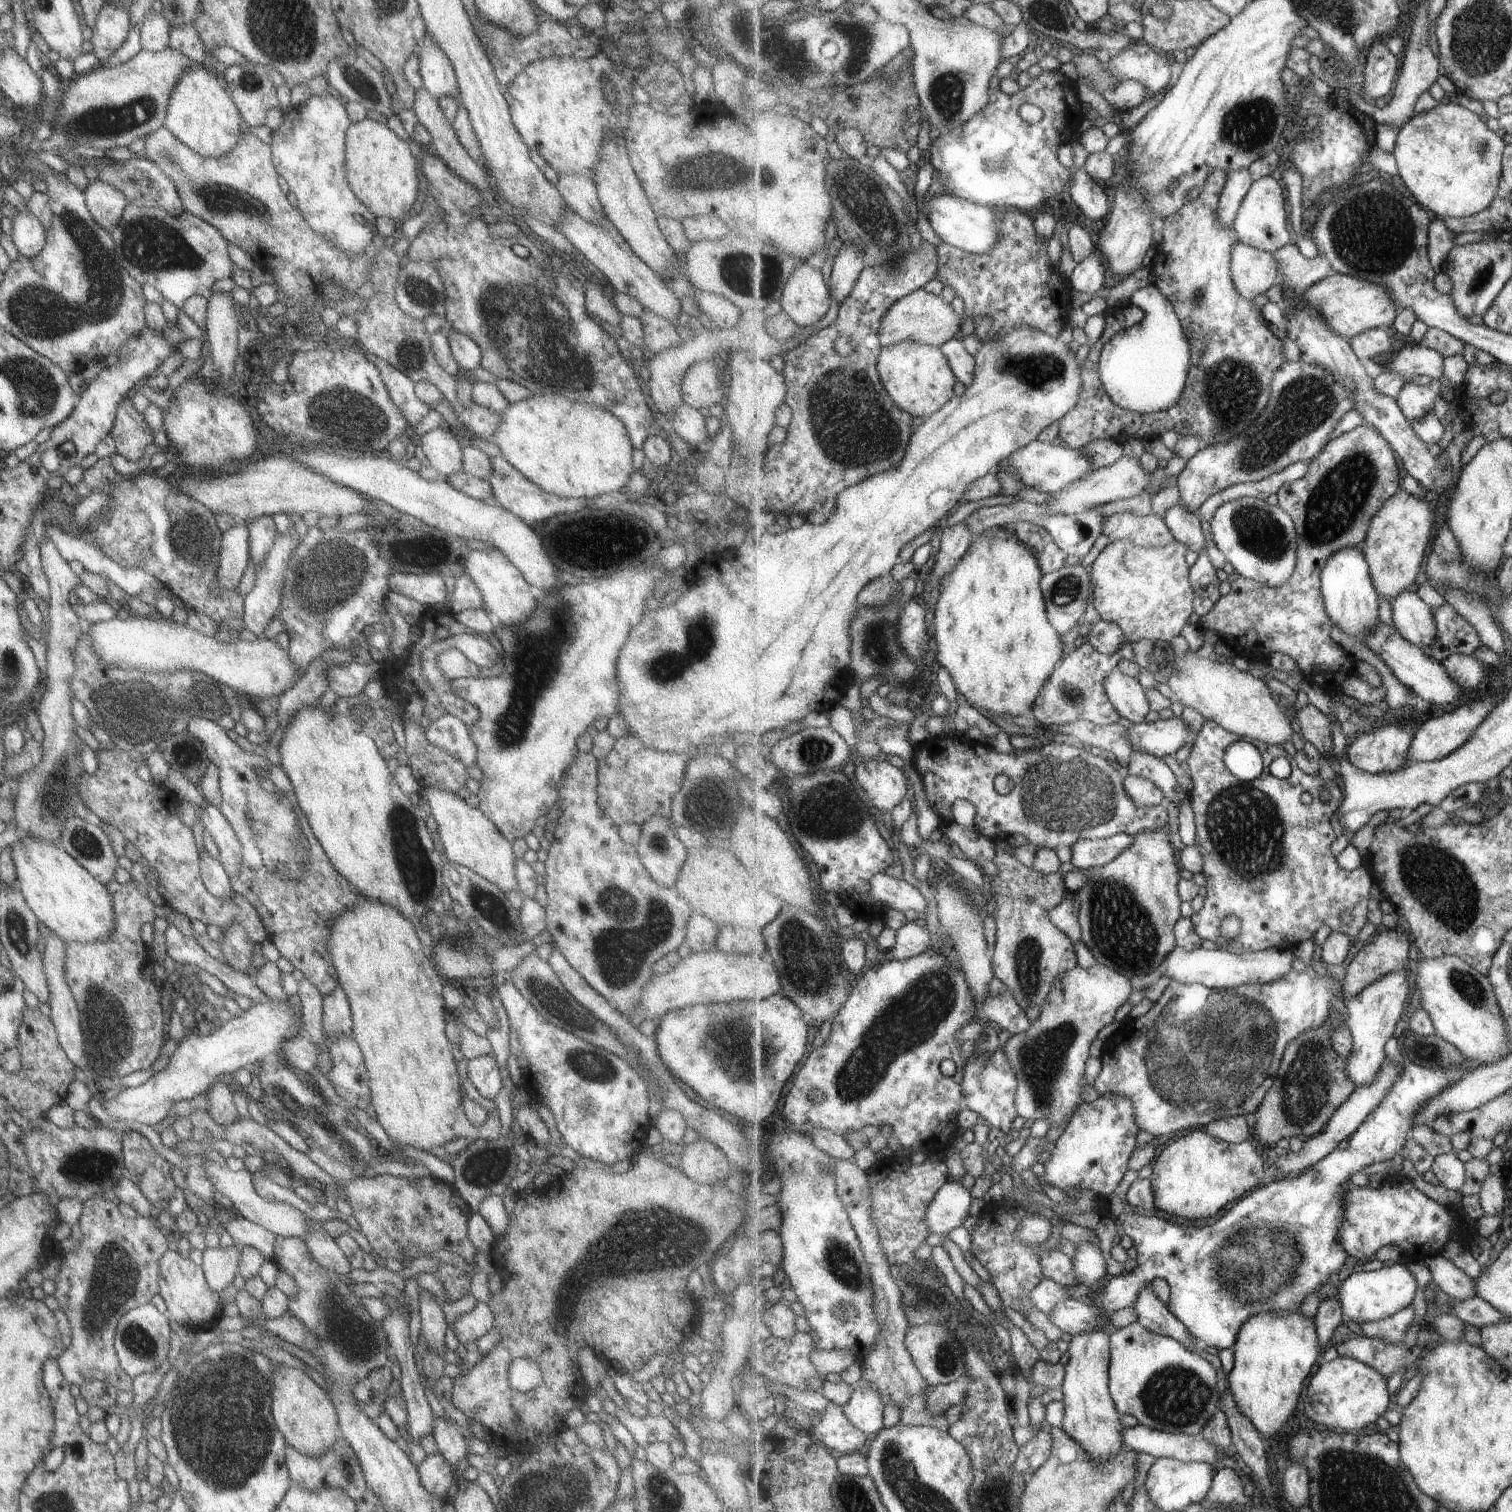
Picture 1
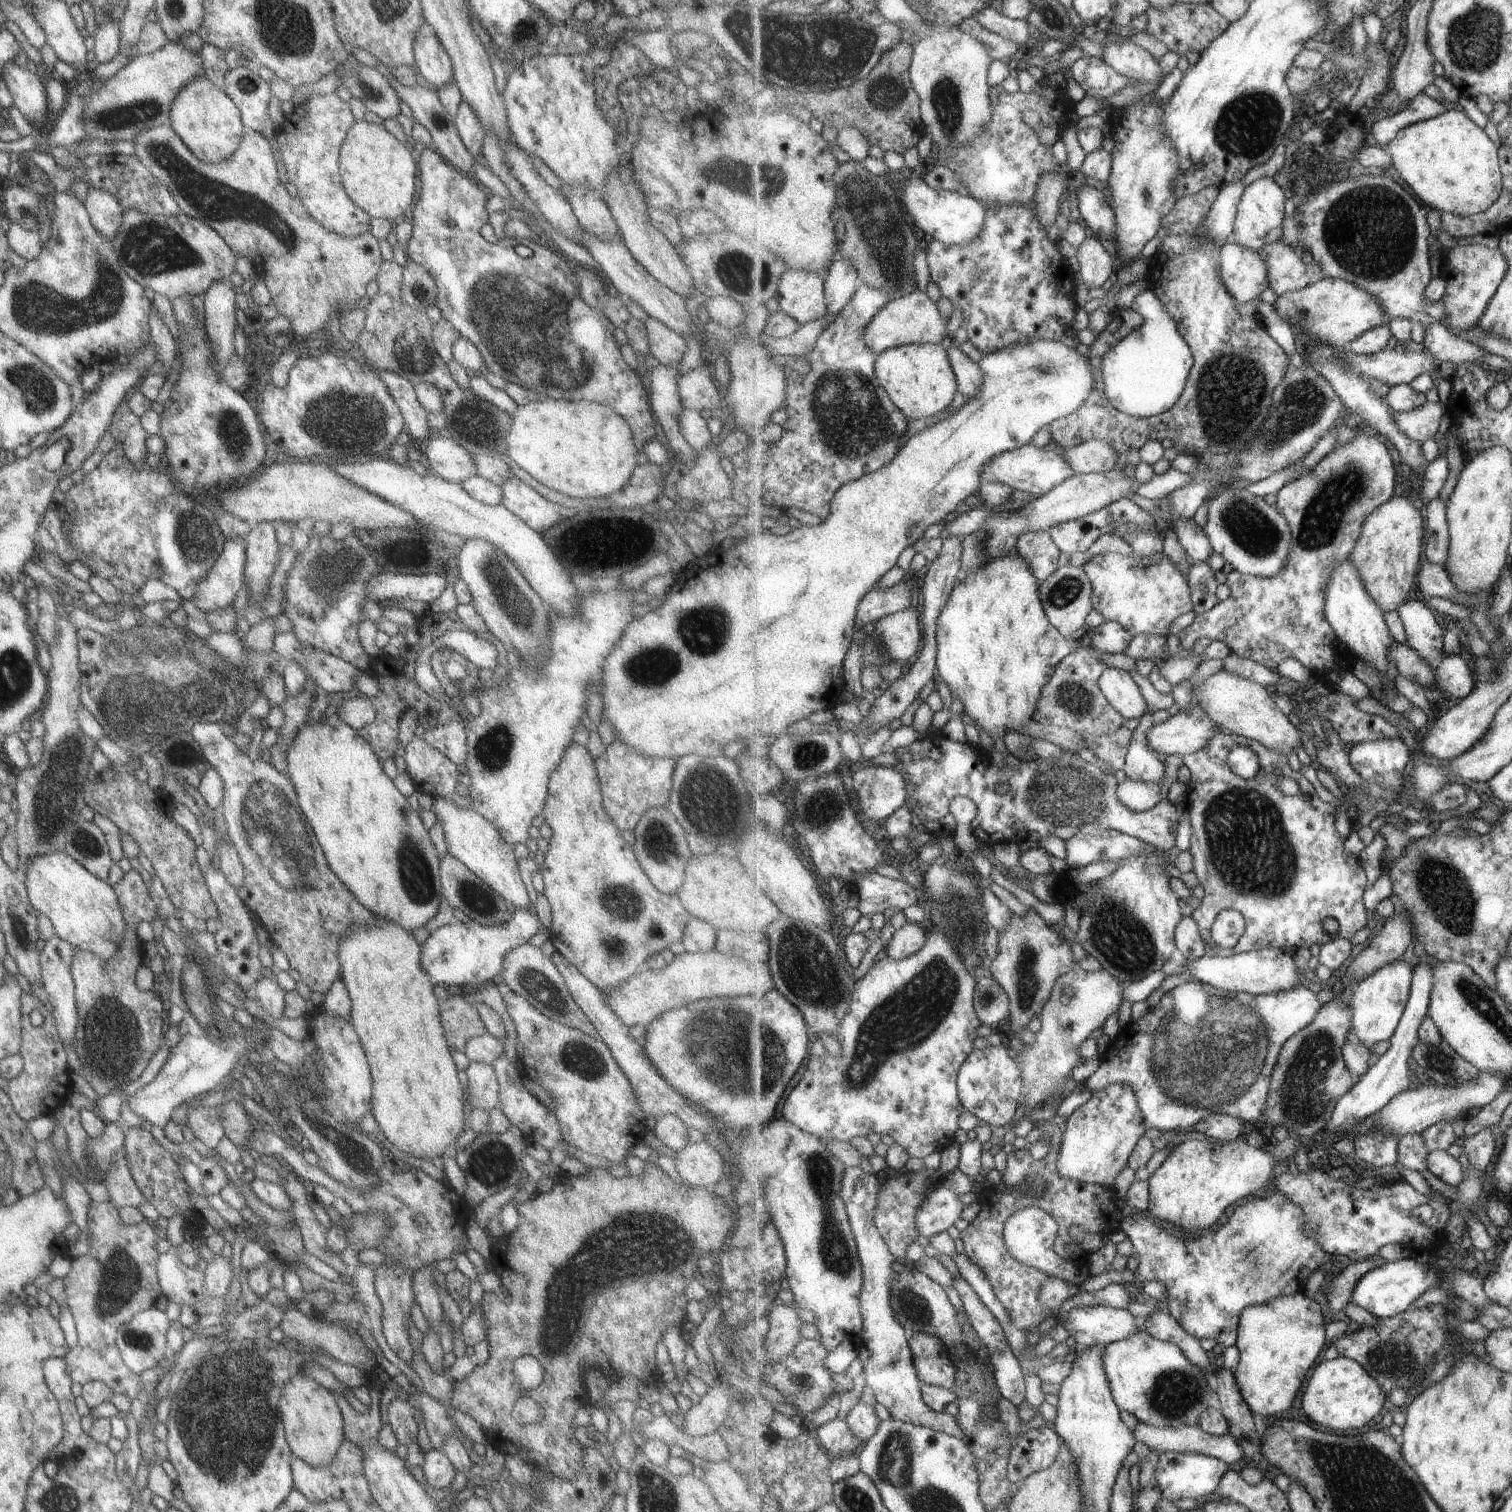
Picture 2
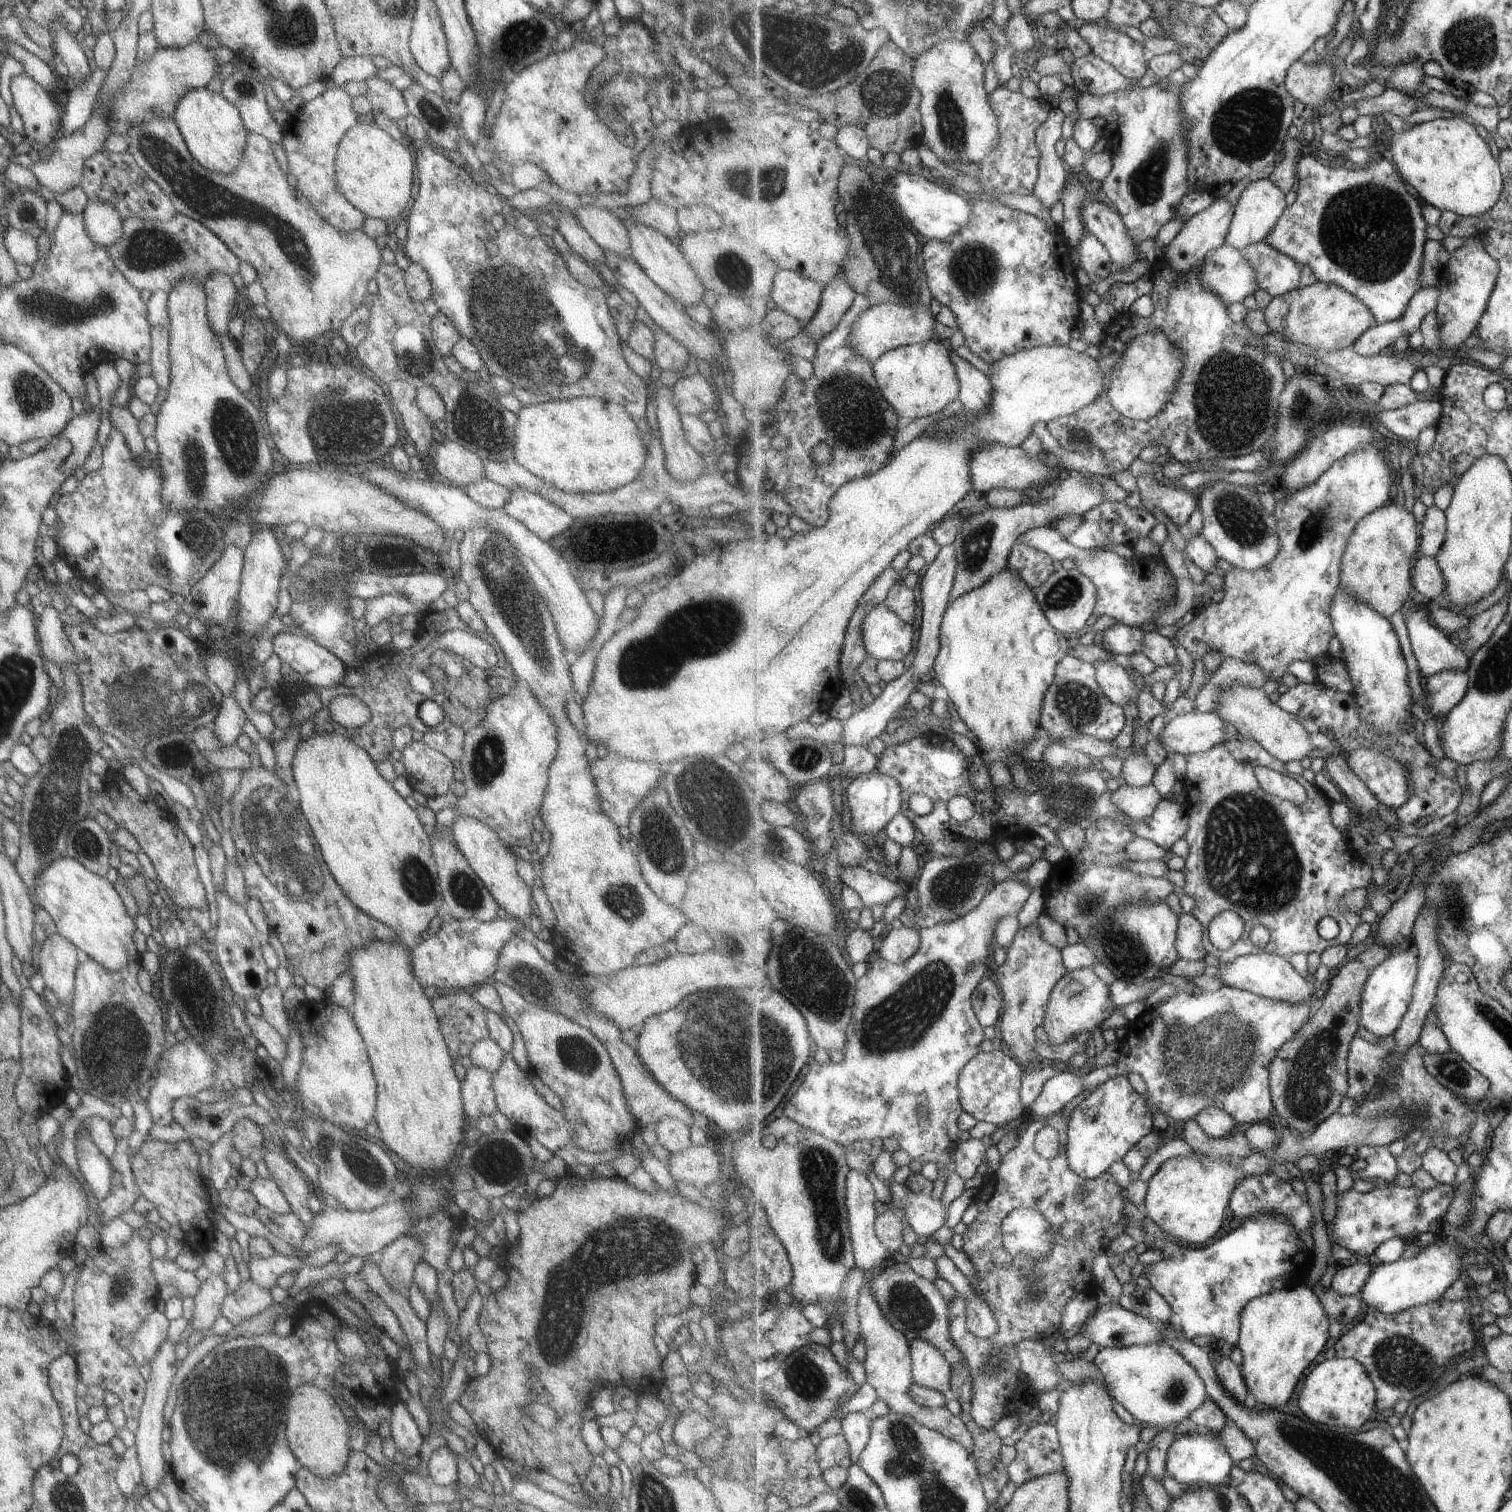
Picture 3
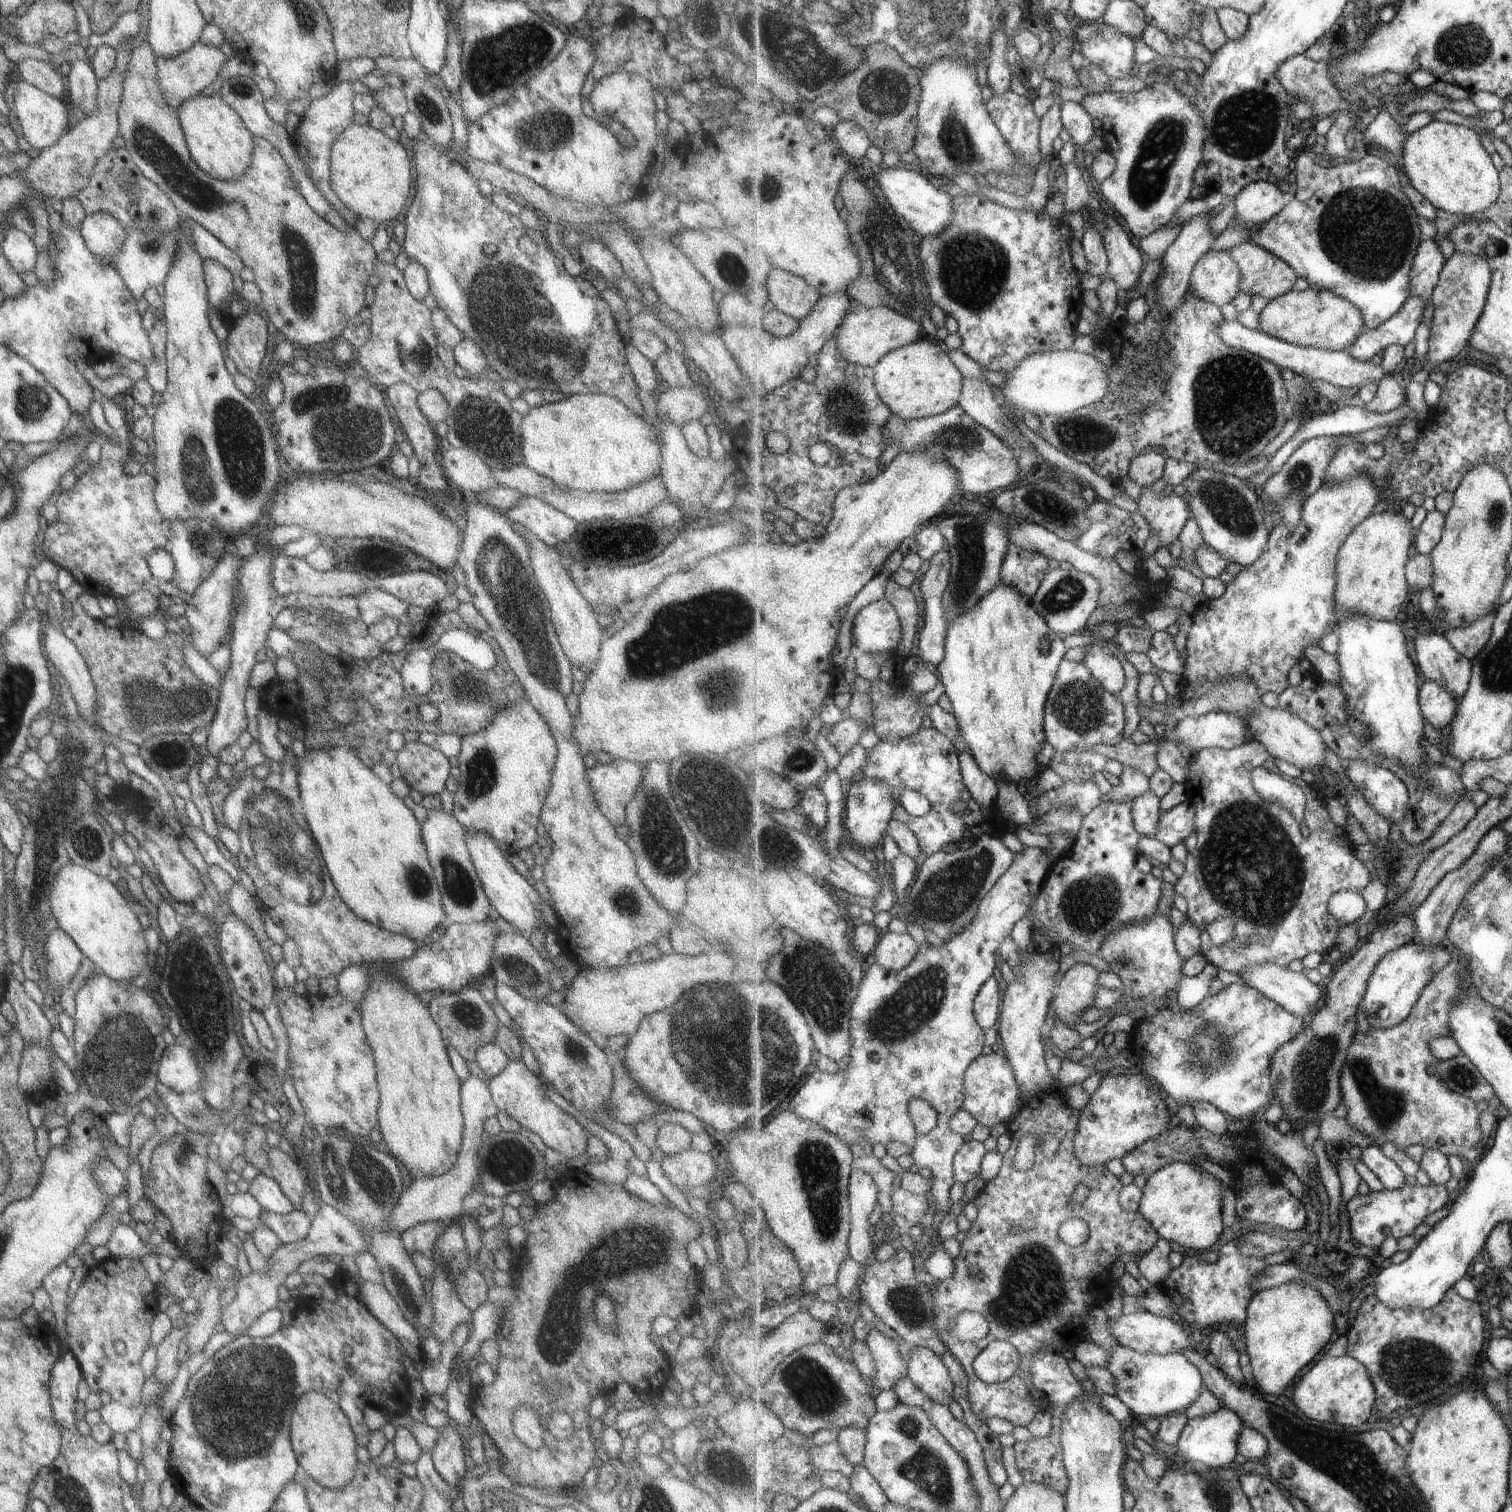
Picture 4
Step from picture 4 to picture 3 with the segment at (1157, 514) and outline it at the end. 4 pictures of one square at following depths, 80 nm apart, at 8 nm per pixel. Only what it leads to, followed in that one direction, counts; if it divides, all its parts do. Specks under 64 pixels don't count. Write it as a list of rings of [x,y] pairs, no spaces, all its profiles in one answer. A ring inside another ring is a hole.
[[[1151,473],[1135,477],[1137,489],[1140,493],[1141,505],[1147,510],[1156,514],[1157,510],[1160,510],[1163,513],[1163,518],[1168,517],[1171,526],[1177,527],[1177,530],[1181,531],[1182,526],[1185,526],[1191,515],[1196,511],[1198,506],[1198,498],[1196,497],[1195,492],[1185,491],[1183,488],[1177,488],[1175,486],[1167,486],[1162,489],[1161,485]]]

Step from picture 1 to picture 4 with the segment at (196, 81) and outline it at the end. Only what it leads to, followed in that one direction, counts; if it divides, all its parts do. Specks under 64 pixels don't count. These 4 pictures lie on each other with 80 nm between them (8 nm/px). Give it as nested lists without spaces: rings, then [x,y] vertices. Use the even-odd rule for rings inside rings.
[[[219,94],[193,95],[175,111],[189,156],[197,168],[220,181],[232,181],[244,174],[252,155],[253,136]]]

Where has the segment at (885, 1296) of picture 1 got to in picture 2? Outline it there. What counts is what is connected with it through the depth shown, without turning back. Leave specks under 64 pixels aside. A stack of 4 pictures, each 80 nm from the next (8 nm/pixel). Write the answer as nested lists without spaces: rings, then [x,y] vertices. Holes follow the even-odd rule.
[[[860,1167],[846,1168],[842,1192],[863,1269],[860,1307],[864,1327],[860,1334],[862,1347],[858,1359],[863,1366],[865,1384],[873,1390],[876,1402],[887,1407],[893,1417],[964,1439],[965,1431],[956,1417],[944,1411],[936,1411],[924,1401],[922,1395],[924,1382],[919,1378],[910,1347],[913,1333],[897,1322],[891,1306],[893,1272],[900,1265],[875,1221],[878,1192],[881,1188],[882,1183],[877,1180],[875,1174],[869,1176]]]

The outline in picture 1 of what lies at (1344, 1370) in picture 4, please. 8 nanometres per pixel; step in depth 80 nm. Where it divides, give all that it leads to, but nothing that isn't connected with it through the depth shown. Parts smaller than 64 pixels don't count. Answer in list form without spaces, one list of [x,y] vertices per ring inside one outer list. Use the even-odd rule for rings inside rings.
[[[1338,1356],[1323,1363],[1309,1383],[1307,1396],[1317,1406],[1305,1406],[1307,1416],[1328,1431],[1357,1432],[1375,1424],[1389,1408],[1393,1408],[1393,1396],[1387,1390],[1387,1379],[1377,1369],[1351,1357]]]

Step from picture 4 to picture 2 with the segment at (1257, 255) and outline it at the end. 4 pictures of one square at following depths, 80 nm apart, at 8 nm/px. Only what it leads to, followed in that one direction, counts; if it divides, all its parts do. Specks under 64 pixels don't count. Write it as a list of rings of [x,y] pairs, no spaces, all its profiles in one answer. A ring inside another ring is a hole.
[[[1283,241],[1268,244],[1259,252],[1268,266],[1269,288],[1273,289],[1279,296],[1289,291],[1298,291],[1299,289],[1307,287],[1307,284],[1311,282],[1311,276],[1313,276],[1313,274],[1322,273],[1321,267],[1317,263],[1311,262],[1305,264],[1298,250]]]

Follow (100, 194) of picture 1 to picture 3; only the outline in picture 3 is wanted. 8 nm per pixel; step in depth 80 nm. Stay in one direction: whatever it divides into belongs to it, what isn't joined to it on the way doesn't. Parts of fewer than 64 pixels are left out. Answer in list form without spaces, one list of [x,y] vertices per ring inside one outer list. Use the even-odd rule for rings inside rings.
[[[86,203],[81,215],[87,236],[97,246],[107,248],[120,239],[122,220],[109,203]]]

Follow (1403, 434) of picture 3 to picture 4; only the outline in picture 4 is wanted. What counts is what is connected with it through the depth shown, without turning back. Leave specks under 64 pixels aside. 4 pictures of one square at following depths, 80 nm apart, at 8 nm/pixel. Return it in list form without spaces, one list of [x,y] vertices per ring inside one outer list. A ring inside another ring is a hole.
[[[1405,402],[1405,404],[1403,404],[1403,406],[1401,406],[1401,407],[1399,407],[1398,409],[1395,409],[1395,410],[1392,410],[1391,412],[1388,412],[1388,413],[1381,413],[1381,414],[1379,414],[1379,413],[1372,413],[1371,411],[1368,411],[1367,409],[1365,409],[1365,408],[1363,408],[1363,406],[1362,405],[1359,405],[1358,403],[1356,404],[1356,405],[1353,405],[1353,406],[1339,406],[1339,408],[1338,409],[1336,409],[1336,410],[1334,410],[1334,411],[1329,411],[1329,412],[1326,412],[1326,413],[1323,413],[1323,412],[1320,412],[1318,409],[1314,409],[1313,410],[1313,412],[1312,412],[1312,414],[1311,414],[1311,416],[1310,416],[1310,418],[1307,418],[1307,420],[1306,421],[1303,421],[1302,423],[1301,423],[1301,426],[1298,428],[1298,431],[1277,451],[1277,452],[1275,452],[1275,454],[1273,454],[1273,457],[1272,457],[1272,459],[1270,460],[1270,462],[1268,463],[1268,465],[1267,465],[1267,467],[1265,468],[1265,470],[1262,472],[1262,473],[1260,473],[1260,474],[1257,474],[1256,476],[1254,476],[1253,478],[1250,478],[1250,479],[1247,479],[1247,480],[1245,480],[1245,482],[1247,482],[1247,481],[1249,481],[1249,482],[1251,482],[1251,483],[1253,483],[1253,484],[1259,484],[1259,487],[1261,487],[1261,486],[1263,486],[1275,473],[1278,473],[1282,468],[1283,468],[1283,466],[1285,466],[1285,464],[1287,464],[1287,461],[1291,458],[1291,456],[1293,456],[1293,453],[1298,449],[1298,448],[1301,448],[1301,446],[1303,446],[1303,444],[1305,444],[1305,442],[1307,442],[1307,441],[1310,441],[1311,439],[1314,439],[1315,437],[1332,437],[1332,436],[1340,436],[1340,435],[1355,435],[1355,434],[1358,434],[1358,433],[1363,433],[1364,431],[1368,431],[1369,429],[1374,429],[1374,428],[1381,428],[1381,427],[1384,427],[1384,426],[1389,426],[1389,430],[1390,431],[1394,431],[1394,432],[1399,432],[1399,429],[1398,429],[1398,426],[1399,426],[1399,424],[1401,424],[1401,420],[1403,420],[1403,418],[1405,418],[1405,416],[1409,416],[1409,417],[1411,417],[1411,418],[1414,418],[1415,419],[1415,421],[1416,422],[1419,422],[1419,420],[1417,420],[1416,418],[1415,418],[1415,416],[1417,416],[1417,414],[1415,414],[1415,412],[1413,412],[1413,410],[1411,410],[1411,408],[1409,408],[1409,406],[1407,406],[1407,403]]]

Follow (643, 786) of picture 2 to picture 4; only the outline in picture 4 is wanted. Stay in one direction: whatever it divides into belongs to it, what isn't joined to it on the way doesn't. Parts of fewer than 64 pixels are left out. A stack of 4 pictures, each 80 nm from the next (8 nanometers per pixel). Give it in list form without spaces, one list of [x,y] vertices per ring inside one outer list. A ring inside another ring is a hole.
[[[625,759],[584,770],[597,810],[613,827],[624,823],[624,808],[635,792],[643,765]]]

